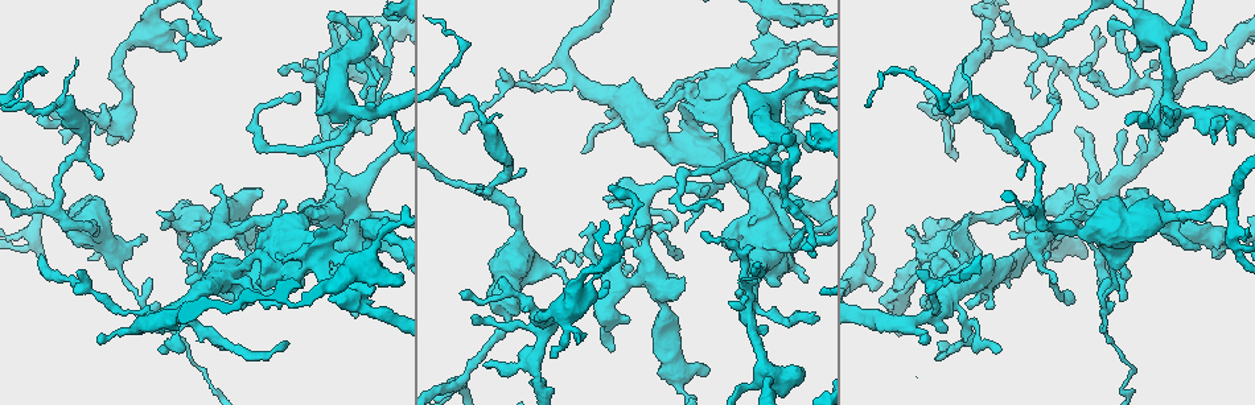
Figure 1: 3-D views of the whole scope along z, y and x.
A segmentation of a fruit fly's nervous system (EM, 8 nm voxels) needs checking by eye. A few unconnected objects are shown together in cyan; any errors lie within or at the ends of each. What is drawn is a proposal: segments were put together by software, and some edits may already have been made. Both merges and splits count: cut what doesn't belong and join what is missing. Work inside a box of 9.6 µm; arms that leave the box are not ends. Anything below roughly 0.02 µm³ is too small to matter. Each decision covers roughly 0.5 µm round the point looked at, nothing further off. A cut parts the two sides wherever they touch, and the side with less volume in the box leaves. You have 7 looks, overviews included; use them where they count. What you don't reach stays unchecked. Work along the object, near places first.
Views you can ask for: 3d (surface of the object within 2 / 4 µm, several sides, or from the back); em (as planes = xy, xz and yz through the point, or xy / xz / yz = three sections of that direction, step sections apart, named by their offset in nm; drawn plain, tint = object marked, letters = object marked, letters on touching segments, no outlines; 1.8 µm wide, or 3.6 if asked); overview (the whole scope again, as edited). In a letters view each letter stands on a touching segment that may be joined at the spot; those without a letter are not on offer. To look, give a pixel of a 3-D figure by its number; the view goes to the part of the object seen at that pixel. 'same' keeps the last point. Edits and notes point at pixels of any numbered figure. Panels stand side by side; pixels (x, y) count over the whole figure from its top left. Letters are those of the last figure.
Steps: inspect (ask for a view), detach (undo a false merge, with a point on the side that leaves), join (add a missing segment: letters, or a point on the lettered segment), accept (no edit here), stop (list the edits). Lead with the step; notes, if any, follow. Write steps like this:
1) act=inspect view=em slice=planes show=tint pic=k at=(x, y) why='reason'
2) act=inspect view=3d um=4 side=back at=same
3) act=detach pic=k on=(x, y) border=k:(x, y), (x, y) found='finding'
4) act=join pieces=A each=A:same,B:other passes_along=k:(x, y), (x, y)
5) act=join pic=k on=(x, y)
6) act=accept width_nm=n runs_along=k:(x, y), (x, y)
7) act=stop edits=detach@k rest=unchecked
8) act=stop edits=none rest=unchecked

act=inspect view=em um=3.6 slice=planes show=tint pic=1 at=(770, 225) why='thin neck'

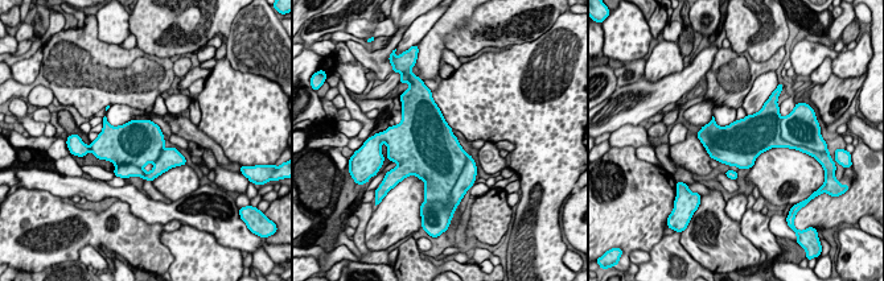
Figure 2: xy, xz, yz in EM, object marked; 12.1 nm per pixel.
act=inspect view=em um=3.6 slice=planes show=letters at=same why='see the neighbours'

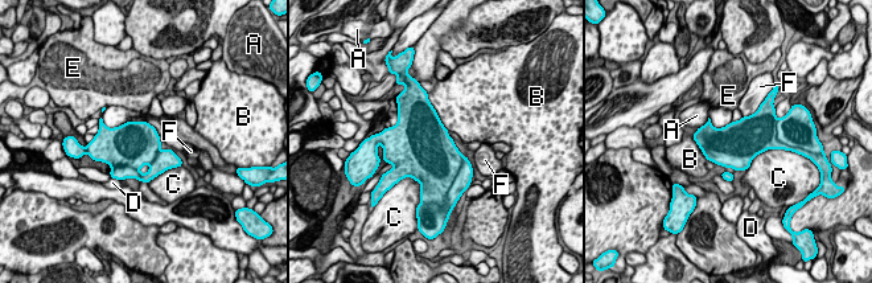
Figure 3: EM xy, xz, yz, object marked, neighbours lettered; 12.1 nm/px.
act=accept each=A:other,B:other,C:other,D:other,E:other,F:other border=3:(428, 101), (440, 122), (448, 130) found='all the same neuron'

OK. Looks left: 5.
act=inspect view=3d um=2 pic=1 at=(746, 313) why='arms part here'

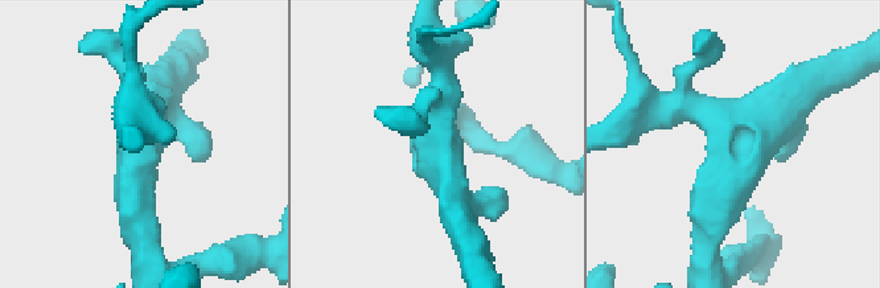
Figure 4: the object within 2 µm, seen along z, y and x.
act=inspect view=em slice=planes show=tint pic=4 at=(134, 158) why='now the EM'

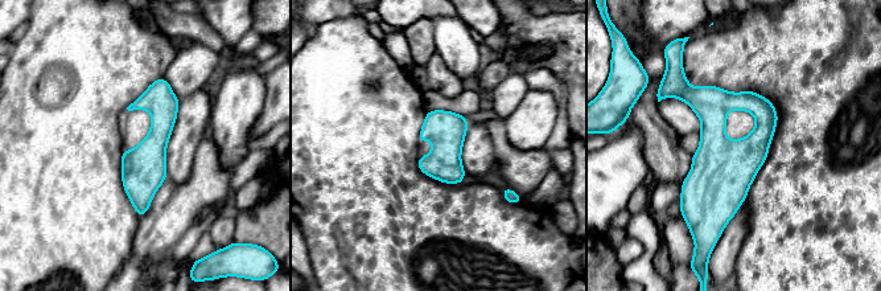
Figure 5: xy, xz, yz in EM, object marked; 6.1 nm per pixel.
act=inspect view=em slice=planes show=letters at=same why='see the neighbours'

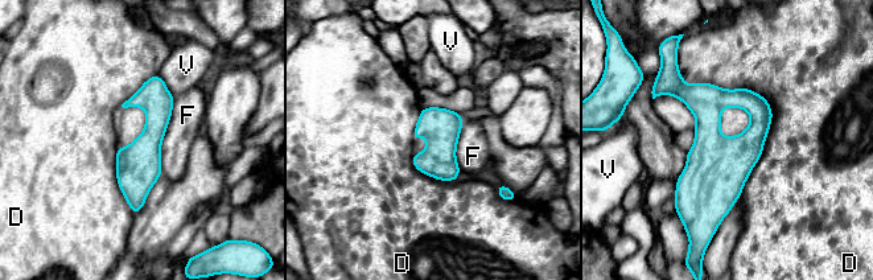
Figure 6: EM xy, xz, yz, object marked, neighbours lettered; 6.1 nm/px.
act=accept each=D:other,F:other,V:other found='all the same neuron'

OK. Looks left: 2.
act=inspect view=em slice=planes show=tint pic=1 at=(731, 80) why='side arm on a straight run'

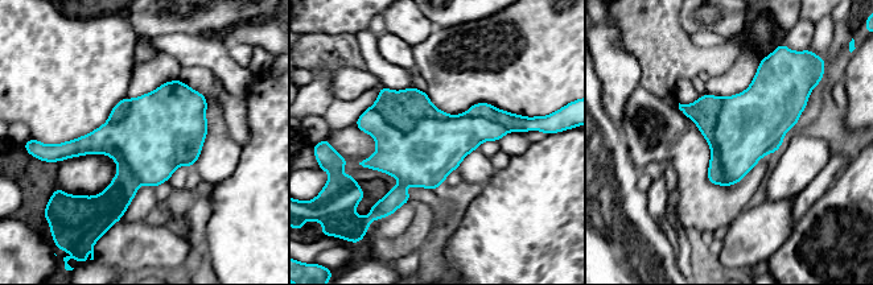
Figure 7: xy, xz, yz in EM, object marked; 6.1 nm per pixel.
act=inspect view=em slice=planes show=letters at=same

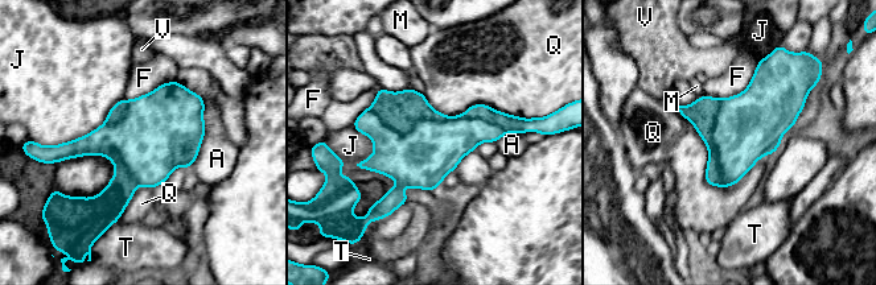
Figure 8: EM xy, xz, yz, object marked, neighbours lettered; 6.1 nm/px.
act=accept width_nm=420 each=A:other,F:other,J:other,M:other,Q:other,T:other,V:other border=8:(677, 110), (704, 180), (736, 184) found='continuous, no second neuron'

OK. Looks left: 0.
act=stop edits=none rest=unchecked

